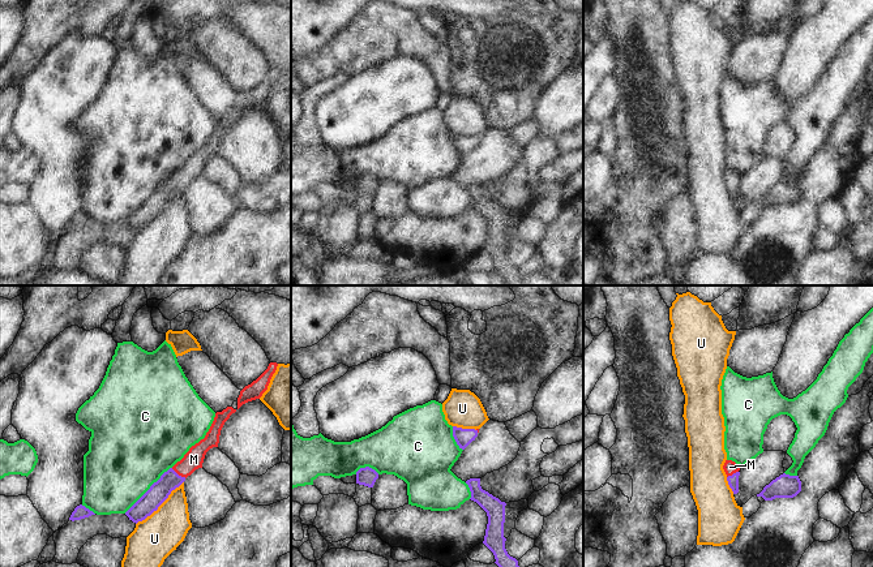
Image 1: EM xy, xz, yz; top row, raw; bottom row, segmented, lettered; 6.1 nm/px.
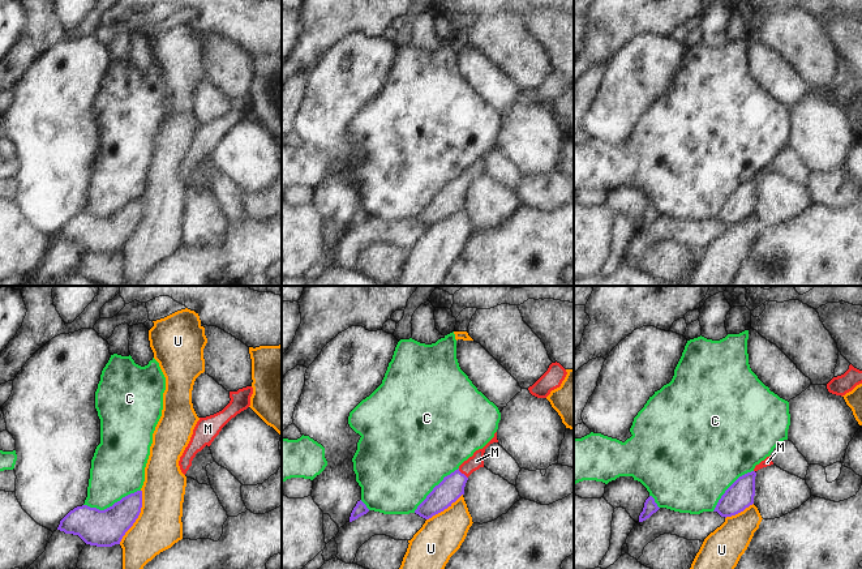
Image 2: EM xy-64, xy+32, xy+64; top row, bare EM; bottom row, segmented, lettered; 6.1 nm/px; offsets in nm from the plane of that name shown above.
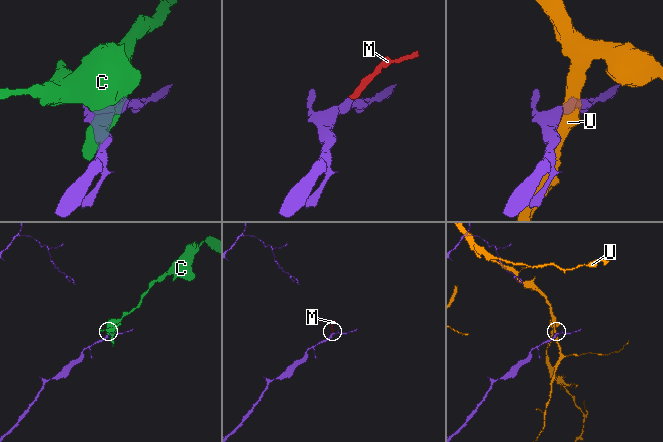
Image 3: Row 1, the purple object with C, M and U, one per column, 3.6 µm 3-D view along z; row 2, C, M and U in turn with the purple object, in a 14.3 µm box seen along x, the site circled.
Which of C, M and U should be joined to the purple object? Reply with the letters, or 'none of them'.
M

